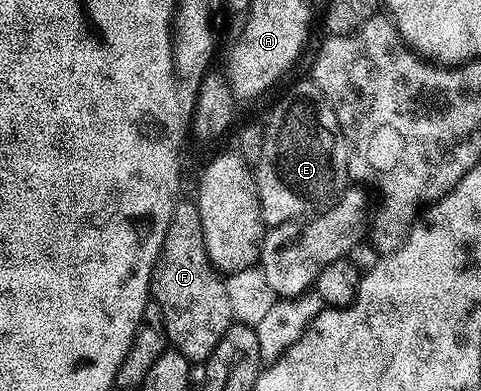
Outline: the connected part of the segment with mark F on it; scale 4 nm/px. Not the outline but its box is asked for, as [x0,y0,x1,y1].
[150,199,233,363]

